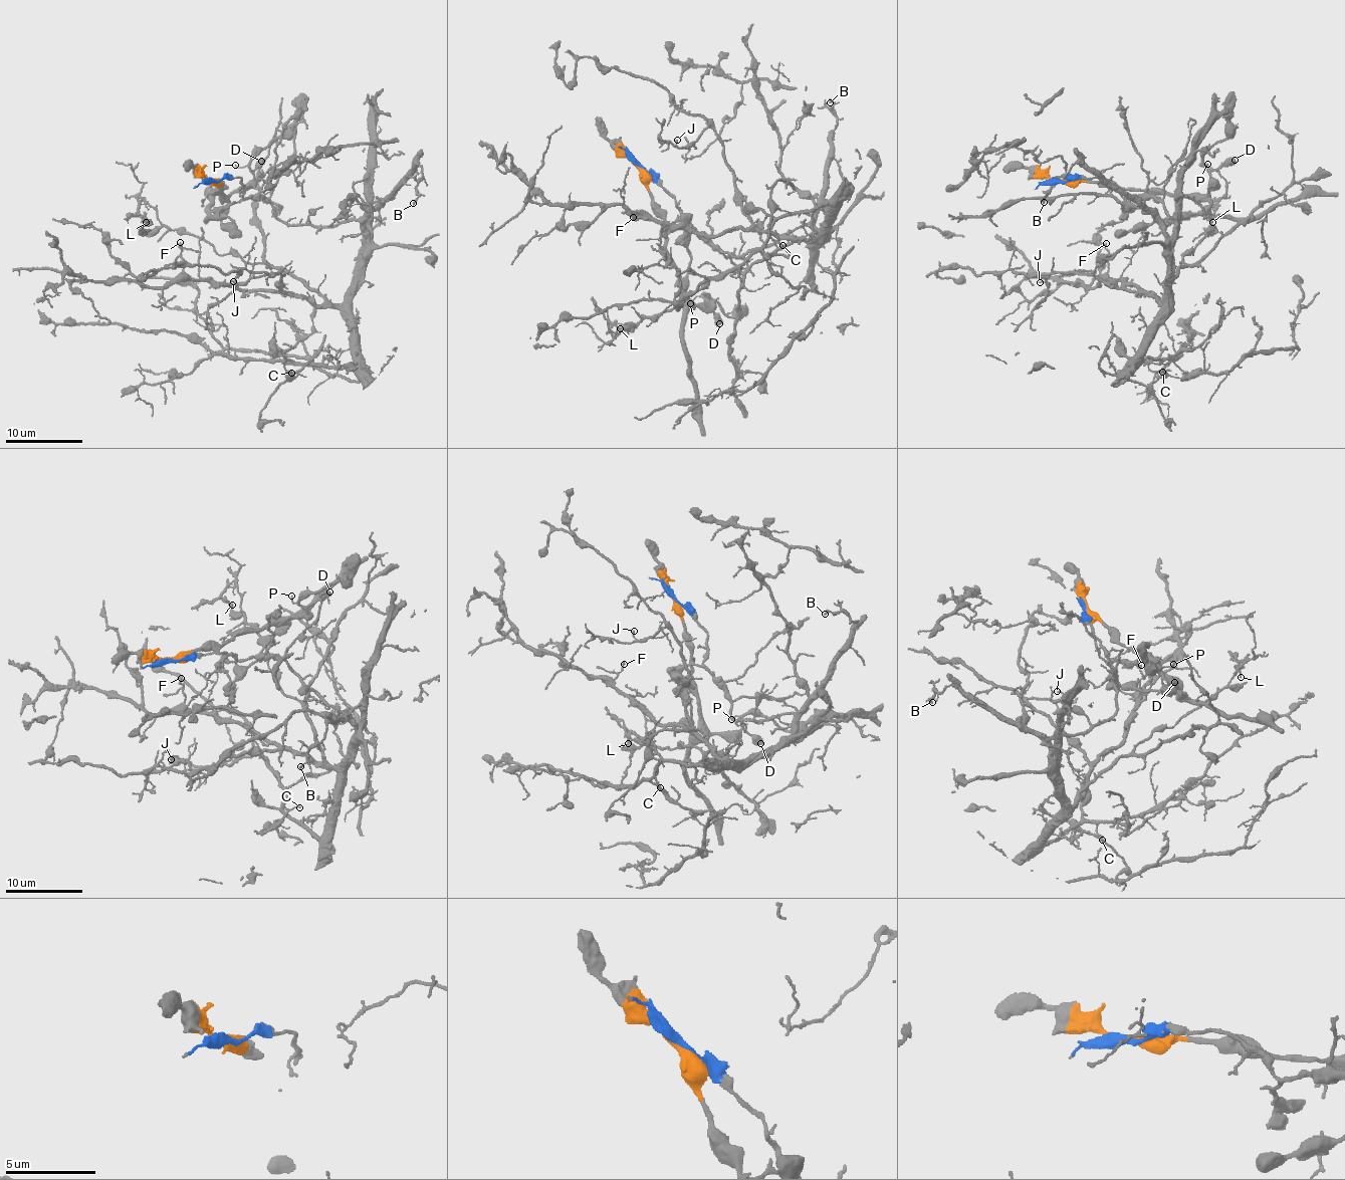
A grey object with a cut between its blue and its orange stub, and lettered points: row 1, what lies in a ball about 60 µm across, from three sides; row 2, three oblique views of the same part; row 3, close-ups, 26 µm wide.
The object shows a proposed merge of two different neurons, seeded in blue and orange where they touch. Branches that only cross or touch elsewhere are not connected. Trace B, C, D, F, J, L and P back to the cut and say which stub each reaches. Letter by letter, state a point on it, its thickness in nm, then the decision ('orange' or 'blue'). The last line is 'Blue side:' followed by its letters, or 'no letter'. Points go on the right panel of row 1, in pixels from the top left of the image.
B: place (1044, 202); calibre 160 nm; blue
C: place (1162, 372); calibre 130 nm; blue
D: place (1235, 160); calibre 700 nm; orange
F: place (1106, 243); calibre 160 nm; blue
J: place (1040, 282); calibre 100 nm; blue
L: place (1212, 222); calibre 140 nm; blue
P: place (1207, 164); calibre 90 nm; orange
Blue side: B, C, F, J, L

